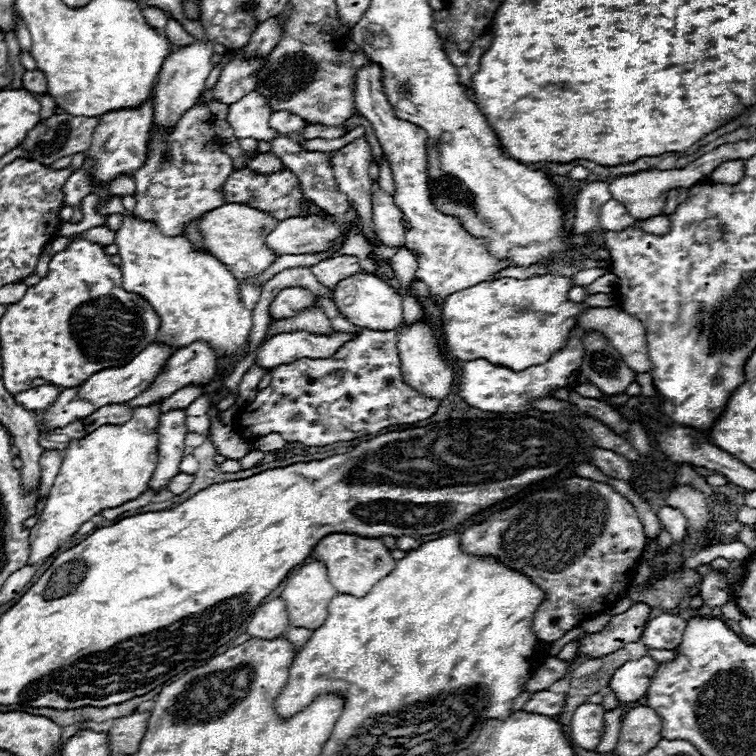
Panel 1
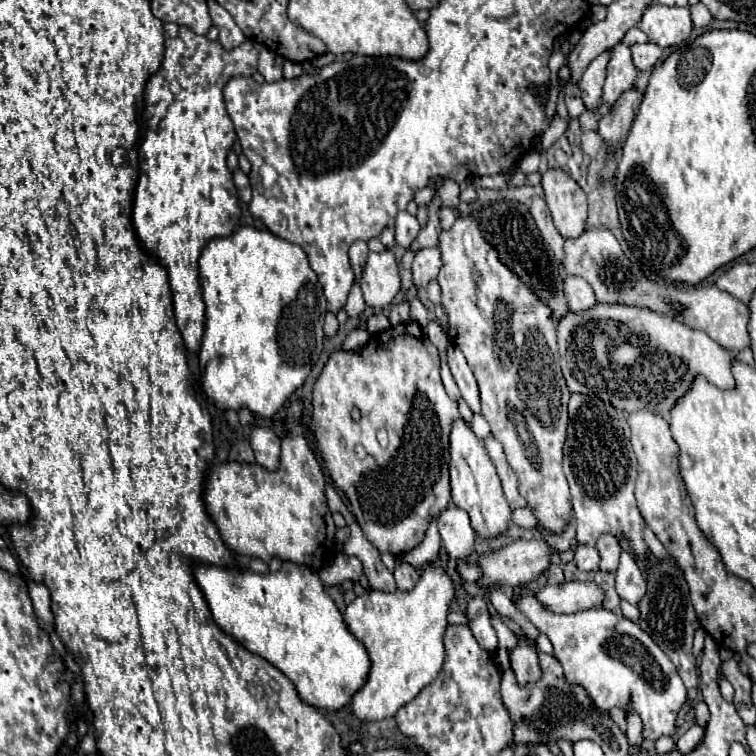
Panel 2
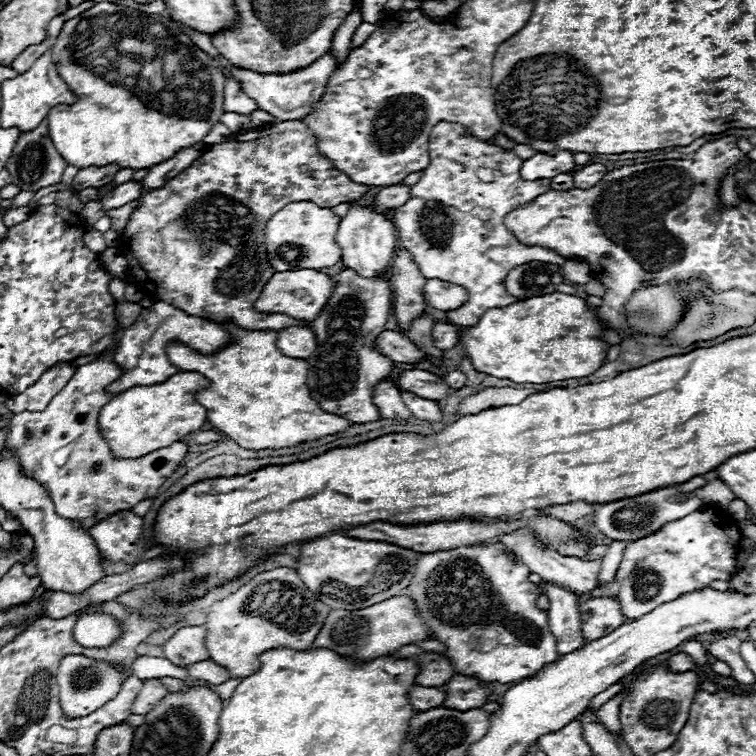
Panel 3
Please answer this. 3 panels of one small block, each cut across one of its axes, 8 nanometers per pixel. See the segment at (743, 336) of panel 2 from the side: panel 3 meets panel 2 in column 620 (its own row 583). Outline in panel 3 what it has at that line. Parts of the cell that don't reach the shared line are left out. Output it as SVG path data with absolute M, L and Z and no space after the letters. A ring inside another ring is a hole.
M276 568L262 572L230 598L224 598L212 606L206 622L206 644L210 660L224 666L232 678L246 678L252 672L258 672L260 652L278 646L310 648L330 610L330 606L322 604L306 588L296 570Z

